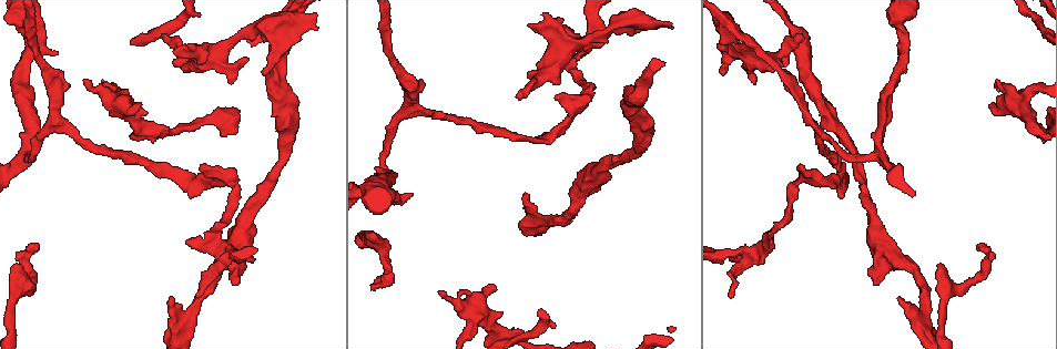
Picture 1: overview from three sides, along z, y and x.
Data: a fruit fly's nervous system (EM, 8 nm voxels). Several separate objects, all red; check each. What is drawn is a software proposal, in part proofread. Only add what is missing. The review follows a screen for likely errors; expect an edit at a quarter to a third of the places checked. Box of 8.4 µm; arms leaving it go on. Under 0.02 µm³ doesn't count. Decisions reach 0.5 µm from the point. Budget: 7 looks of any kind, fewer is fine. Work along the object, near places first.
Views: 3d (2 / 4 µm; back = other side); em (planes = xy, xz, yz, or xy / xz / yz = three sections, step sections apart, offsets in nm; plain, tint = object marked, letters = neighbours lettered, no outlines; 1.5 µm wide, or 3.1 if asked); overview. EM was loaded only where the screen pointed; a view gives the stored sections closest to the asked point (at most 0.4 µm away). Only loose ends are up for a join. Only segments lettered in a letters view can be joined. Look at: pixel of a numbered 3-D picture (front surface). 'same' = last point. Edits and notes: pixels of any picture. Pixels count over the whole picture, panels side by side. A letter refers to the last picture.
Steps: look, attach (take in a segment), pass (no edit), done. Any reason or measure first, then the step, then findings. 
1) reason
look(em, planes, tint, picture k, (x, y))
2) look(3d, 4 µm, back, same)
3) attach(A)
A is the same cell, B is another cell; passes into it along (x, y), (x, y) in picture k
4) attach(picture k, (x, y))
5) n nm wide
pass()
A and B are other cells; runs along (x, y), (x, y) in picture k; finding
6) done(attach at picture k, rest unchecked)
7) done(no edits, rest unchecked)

free end
look(em, planes, letters, picture 1, (732, 48))

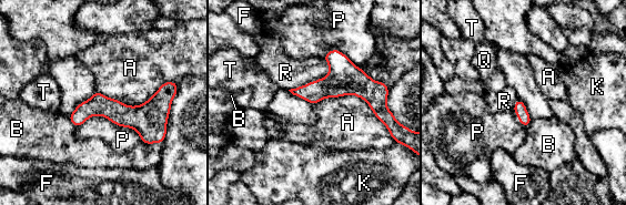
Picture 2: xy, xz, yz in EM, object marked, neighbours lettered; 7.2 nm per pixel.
160 nm wide
pass()
A, B, F, K, P, Q, R and T are other cells; border along (175, 81), (137, 105), (97, 91) in picture 2; no lettered segment goes on from it

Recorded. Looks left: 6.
branch stops here
look(em, xz, step 4, tint, picture 1, (801, 34))

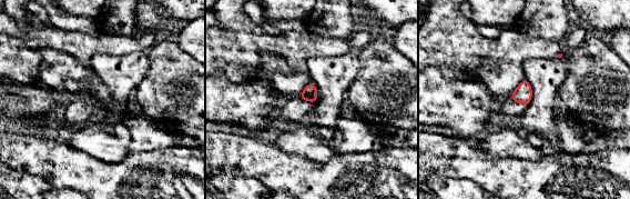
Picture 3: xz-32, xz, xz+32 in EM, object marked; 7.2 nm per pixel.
another direction
look(em, planes, letters, same)

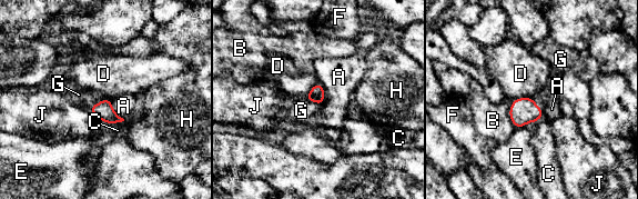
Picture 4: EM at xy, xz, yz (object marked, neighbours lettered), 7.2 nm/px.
110 nm wide
attach(G)
G is the same cell, A, B, C, D, E, F, H and J are other cells; passes into it along (316, 93), (313, 100), (301, 110) in picture 4; the neuron continues

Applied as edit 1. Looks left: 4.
redraw
look(overview)

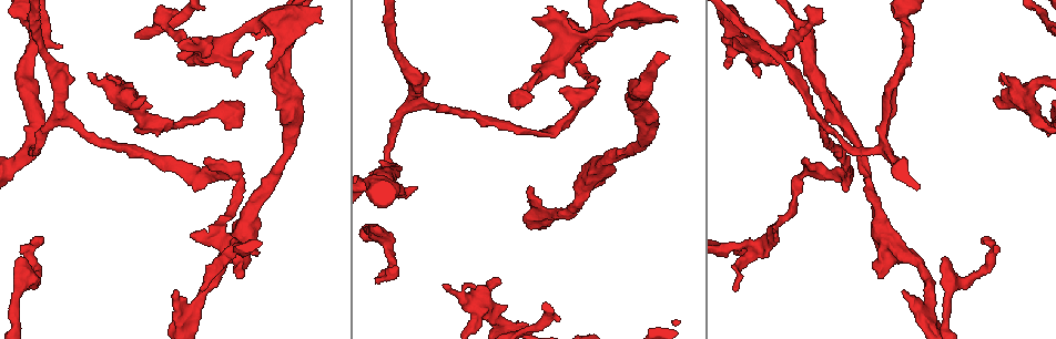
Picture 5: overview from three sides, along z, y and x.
free end
look(em, xz, step 4, tint, picture 5, (268, 68))

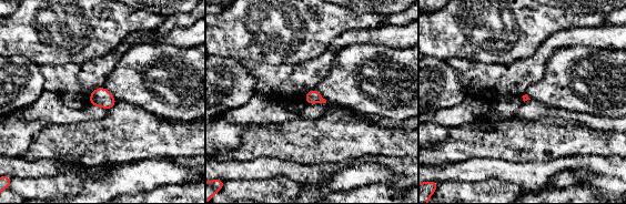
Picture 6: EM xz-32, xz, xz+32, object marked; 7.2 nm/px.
another direction
look(em, xy, step 8, letters, same)

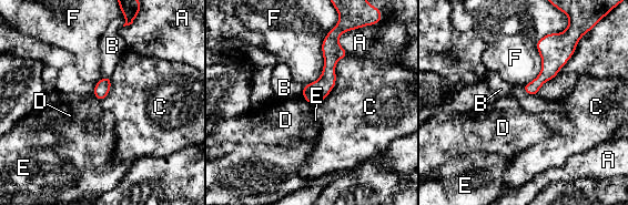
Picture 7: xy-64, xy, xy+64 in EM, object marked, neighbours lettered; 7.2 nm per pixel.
F touches over 480 nm
pass()
A, B, C, D, E and F are other cells; no lettered segment goes on from it

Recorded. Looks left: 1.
done(attach at picture 4, rest unchecked)

